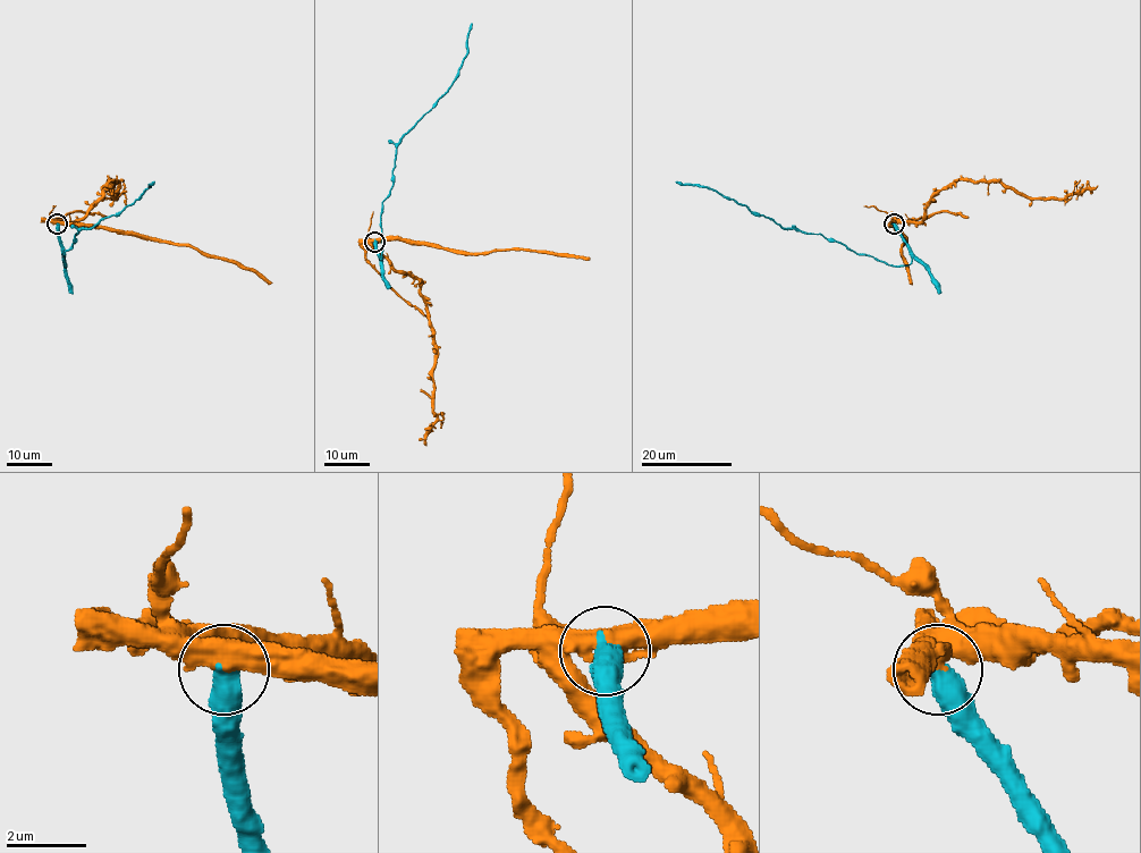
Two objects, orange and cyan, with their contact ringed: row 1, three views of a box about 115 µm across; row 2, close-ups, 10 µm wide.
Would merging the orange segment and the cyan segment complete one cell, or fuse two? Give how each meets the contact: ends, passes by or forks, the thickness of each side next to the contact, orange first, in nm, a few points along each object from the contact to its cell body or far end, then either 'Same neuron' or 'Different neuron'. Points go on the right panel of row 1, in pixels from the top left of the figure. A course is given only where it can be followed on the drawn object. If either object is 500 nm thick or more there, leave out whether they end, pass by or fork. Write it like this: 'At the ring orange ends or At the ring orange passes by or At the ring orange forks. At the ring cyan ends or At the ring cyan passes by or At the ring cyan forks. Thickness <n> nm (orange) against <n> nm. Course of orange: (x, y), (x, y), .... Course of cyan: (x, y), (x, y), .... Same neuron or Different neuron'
Thickness 600 nm (orange) against 600 nm. Course of orange: (894, 225), (920, 222), (926, 205), (958, 180), (997, 182), (1033, 199), (1066, 199), (1097, 186). Course of cyan: (894, 225), (909, 248), (909, 264), (892, 265), (856, 254), (820, 235), (783, 229), (707, 187), (676, 182). Different neuron

